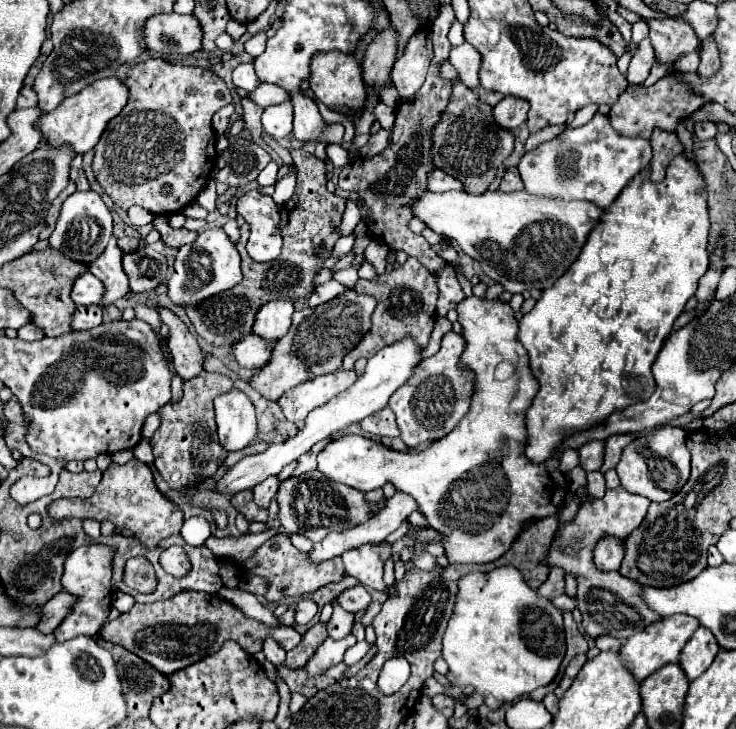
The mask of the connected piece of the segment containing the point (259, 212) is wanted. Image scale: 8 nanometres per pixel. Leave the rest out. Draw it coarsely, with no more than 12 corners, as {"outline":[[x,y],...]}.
{"outline":[[248,190],[238,214],[250,224],[256,262],[280,254],[280,214],[272,196]]}

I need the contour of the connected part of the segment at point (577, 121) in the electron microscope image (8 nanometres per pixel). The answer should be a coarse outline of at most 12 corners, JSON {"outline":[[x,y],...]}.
{"outline":[[590,104],[575,113],[569,127],[589,122],[599,106]]}

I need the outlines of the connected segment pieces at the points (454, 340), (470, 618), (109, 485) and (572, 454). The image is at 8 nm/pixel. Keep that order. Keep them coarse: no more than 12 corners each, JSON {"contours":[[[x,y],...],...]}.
{"contours":[[[442,338],[390,396],[406,446],[440,440],[470,408],[466,340]],[[514,566],[466,574],[442,654],[490,710],[548,686],[562,612]],[[136,458],[110,464],[94,496],[48,516],[110,520],[148,550],[178,536],[182,510]],[[564,449],[559,470],[569,473],[580,464],[576,449]]]}

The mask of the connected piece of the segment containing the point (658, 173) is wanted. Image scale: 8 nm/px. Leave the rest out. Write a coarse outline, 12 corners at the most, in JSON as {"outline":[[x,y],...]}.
{"outline":[[652,132],[650,180],[662,182],[670,160],[682,152],[674,132]]}

